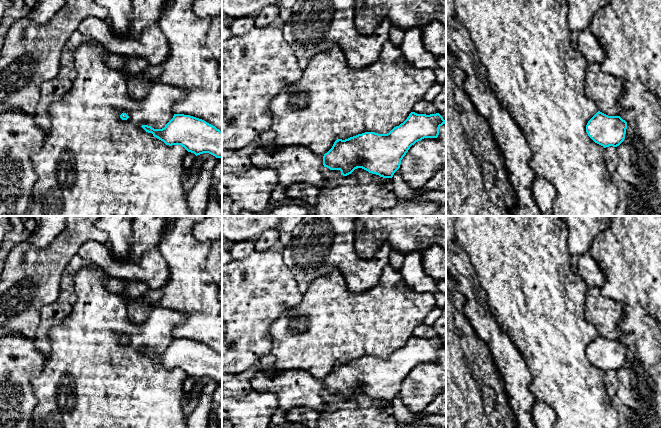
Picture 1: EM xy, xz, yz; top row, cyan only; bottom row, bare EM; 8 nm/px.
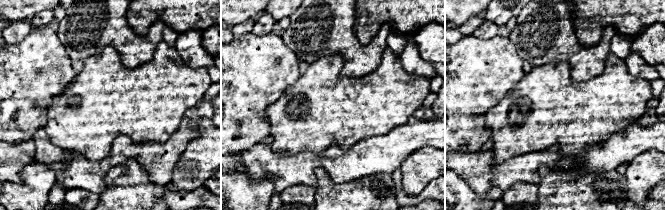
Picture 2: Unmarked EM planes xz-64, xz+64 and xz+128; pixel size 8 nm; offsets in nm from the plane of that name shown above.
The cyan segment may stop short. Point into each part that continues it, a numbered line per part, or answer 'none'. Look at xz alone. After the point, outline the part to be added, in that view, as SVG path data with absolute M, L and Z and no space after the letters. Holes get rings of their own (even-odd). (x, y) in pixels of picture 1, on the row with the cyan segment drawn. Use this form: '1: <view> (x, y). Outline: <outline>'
1: xz (294, 164). Outline: M258 141L251 163L252 166L275 169L278 185L285 189L299 183L321 188L327 182L322 174L323 156L302 146L279 146L276 150L268 150Z

